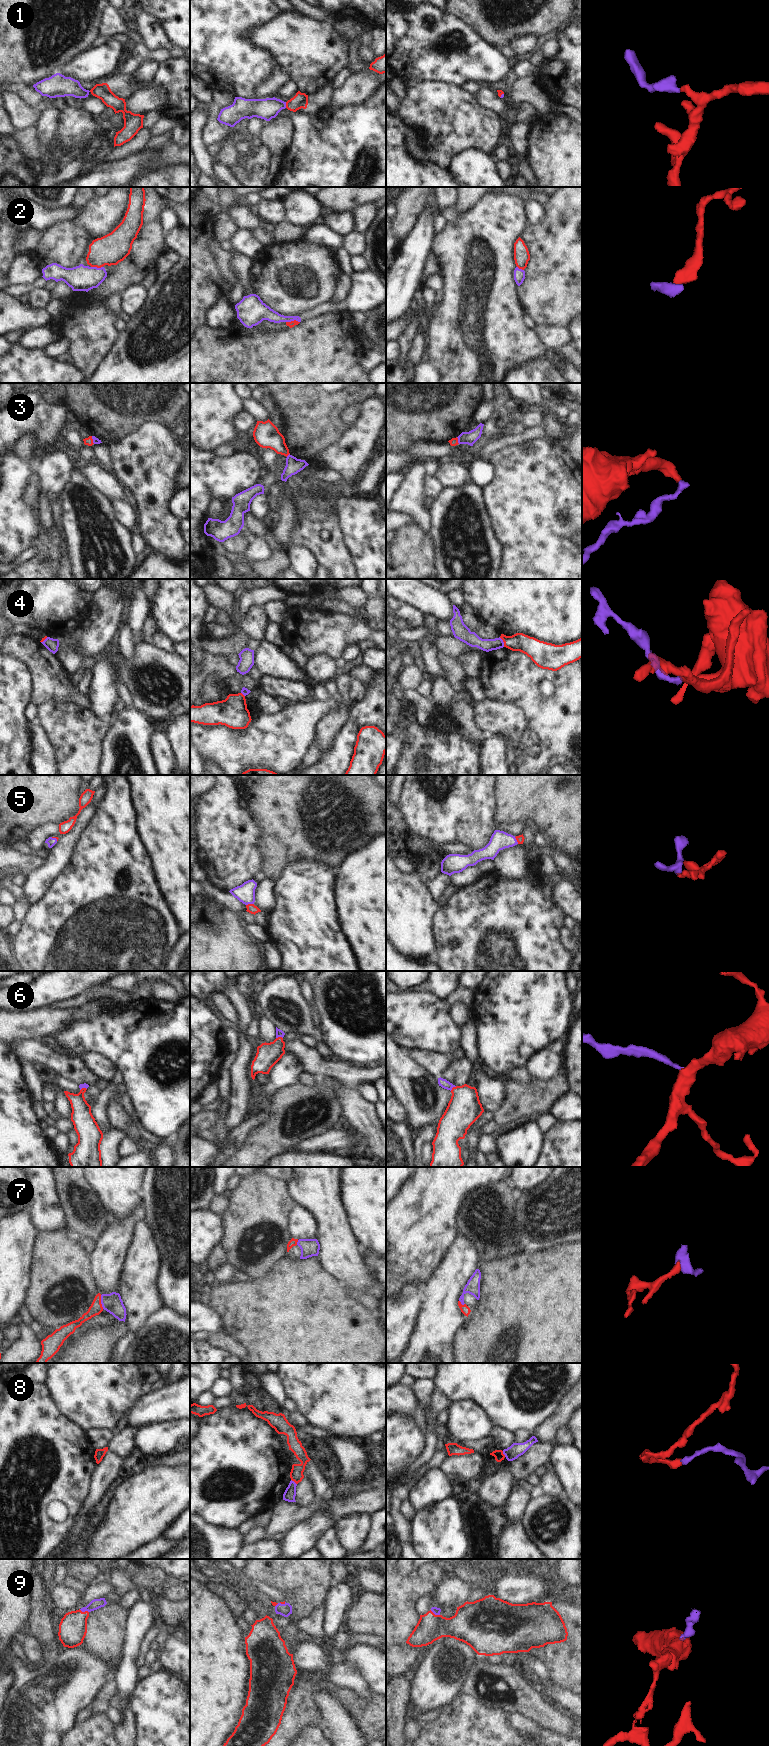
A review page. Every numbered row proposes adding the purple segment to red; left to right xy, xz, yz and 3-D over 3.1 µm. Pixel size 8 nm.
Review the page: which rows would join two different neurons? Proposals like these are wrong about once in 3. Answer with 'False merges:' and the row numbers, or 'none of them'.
False merges: 2, 3, 4

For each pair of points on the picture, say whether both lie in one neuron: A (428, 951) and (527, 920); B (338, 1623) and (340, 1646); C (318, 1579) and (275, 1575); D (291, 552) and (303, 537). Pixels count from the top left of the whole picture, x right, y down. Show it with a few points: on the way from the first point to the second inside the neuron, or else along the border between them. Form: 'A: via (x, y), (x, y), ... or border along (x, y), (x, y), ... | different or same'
A: border along (432, 926), (436, 953), (435, 960) | different
B: border along (344, 1632), (329, 1644) | different
C: via (307, 1579), (303, 1575), (286, 1575) | same
D: border along (289, 543), (295, 546), (303, 546), (315, 560) | different

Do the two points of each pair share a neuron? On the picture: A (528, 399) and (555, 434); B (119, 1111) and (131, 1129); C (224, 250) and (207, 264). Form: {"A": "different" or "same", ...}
{"A": "same", "B": "same", "C": "different"}

